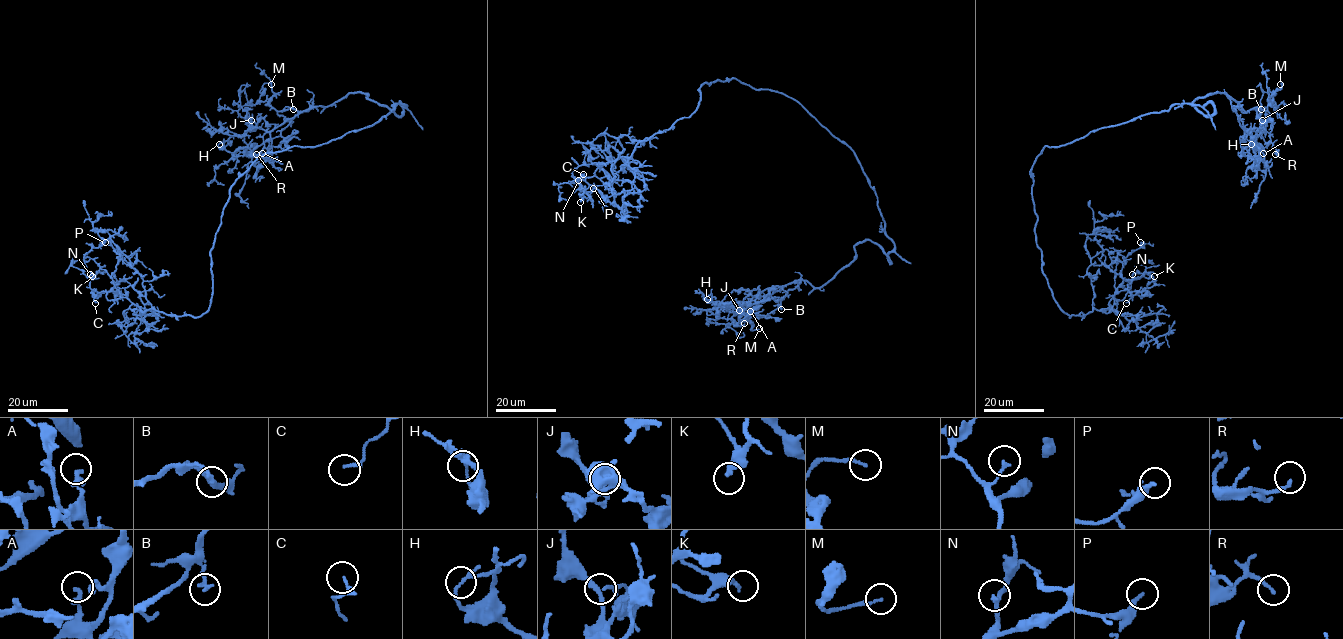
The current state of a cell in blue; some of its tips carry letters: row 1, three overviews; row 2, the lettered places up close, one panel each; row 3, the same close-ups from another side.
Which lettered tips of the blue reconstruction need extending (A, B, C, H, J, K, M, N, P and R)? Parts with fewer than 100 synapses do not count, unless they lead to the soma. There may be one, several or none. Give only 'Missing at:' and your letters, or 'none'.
Missing at: none

